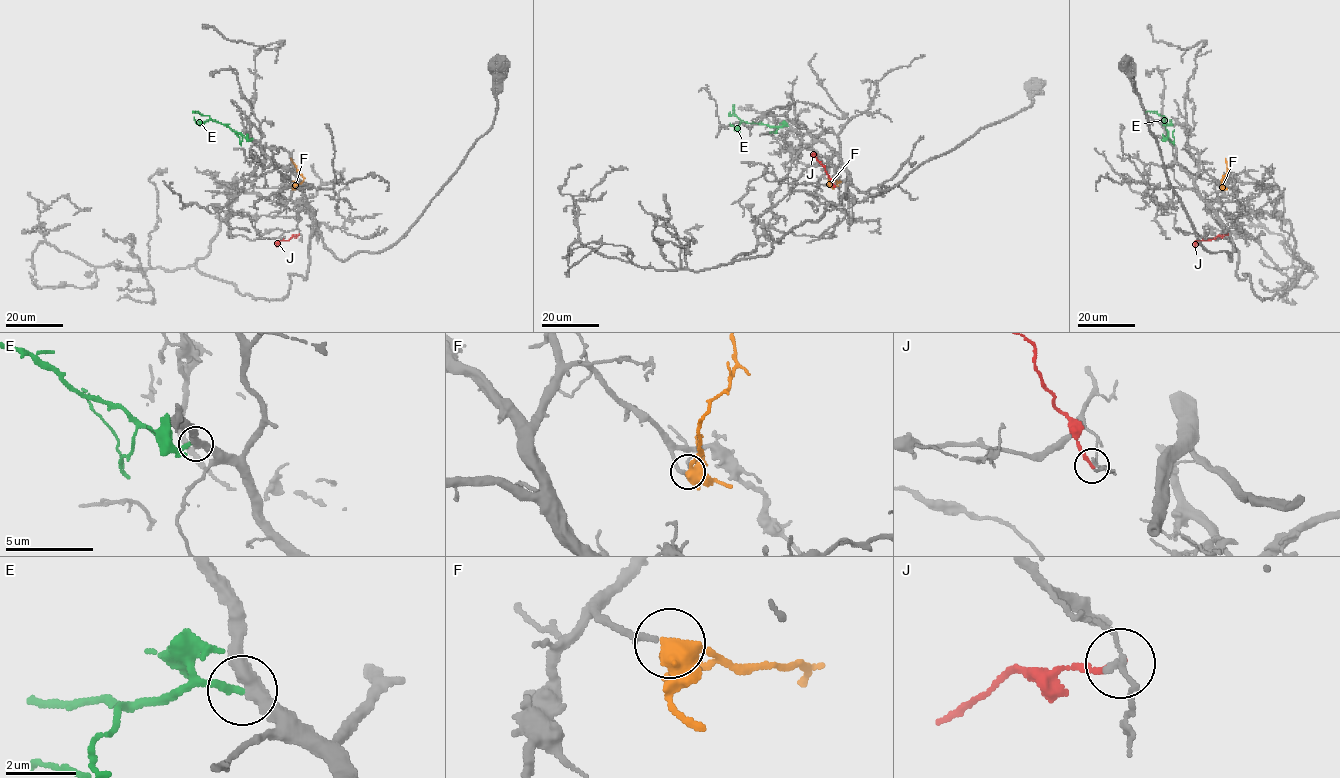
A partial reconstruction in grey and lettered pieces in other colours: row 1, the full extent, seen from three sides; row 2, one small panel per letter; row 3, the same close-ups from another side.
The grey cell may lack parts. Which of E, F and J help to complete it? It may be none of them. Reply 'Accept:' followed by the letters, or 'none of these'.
Accept: E, F

